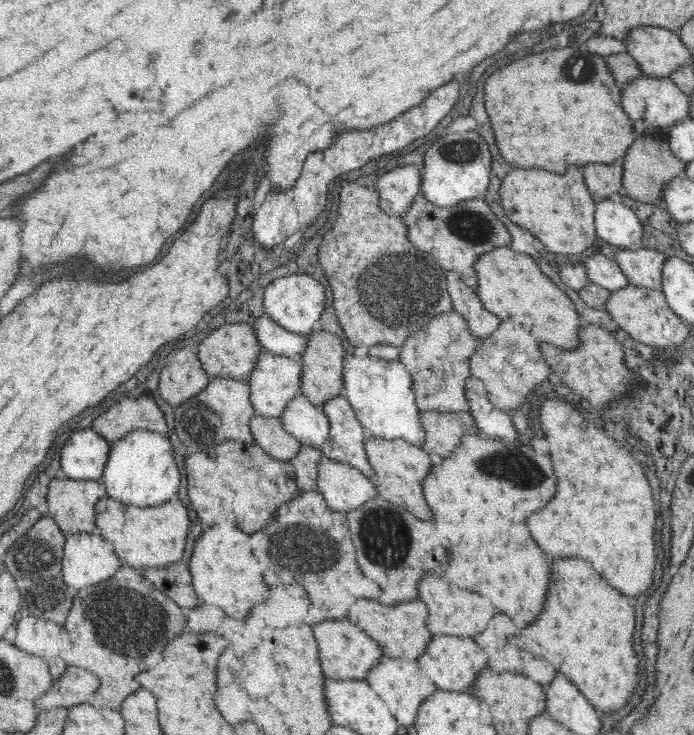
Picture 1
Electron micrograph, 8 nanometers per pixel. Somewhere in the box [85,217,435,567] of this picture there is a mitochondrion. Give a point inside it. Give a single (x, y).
(198, 418)

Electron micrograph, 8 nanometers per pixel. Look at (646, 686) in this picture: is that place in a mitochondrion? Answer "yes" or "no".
no

